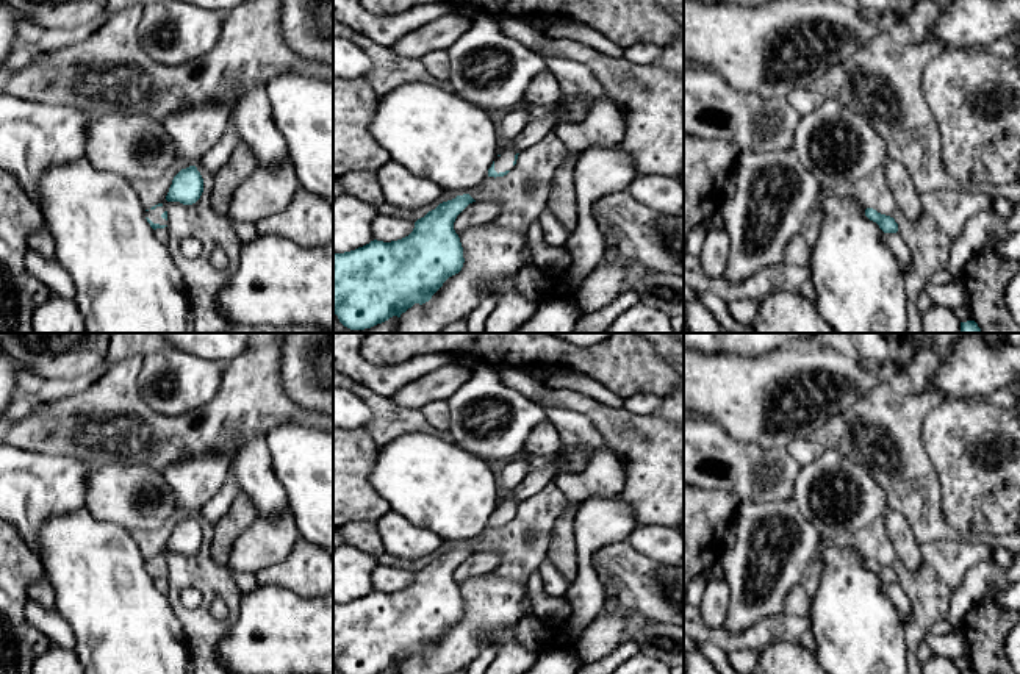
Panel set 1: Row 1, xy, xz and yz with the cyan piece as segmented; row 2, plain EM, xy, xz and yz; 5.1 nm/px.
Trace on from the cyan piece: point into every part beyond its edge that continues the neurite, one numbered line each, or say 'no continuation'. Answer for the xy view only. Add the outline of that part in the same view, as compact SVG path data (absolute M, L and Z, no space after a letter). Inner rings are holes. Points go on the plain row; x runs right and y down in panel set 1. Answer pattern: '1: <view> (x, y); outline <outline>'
1: xy (154, 565); outline M156 557L155 560L145 561L145 568L149 568L153 574L167 575L167 571L161 568L164 561L164 557Z

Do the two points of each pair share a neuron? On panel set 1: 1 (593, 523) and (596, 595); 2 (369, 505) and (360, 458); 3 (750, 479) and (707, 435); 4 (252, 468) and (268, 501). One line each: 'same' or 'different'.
1: same
2: same
3: same
4: same

